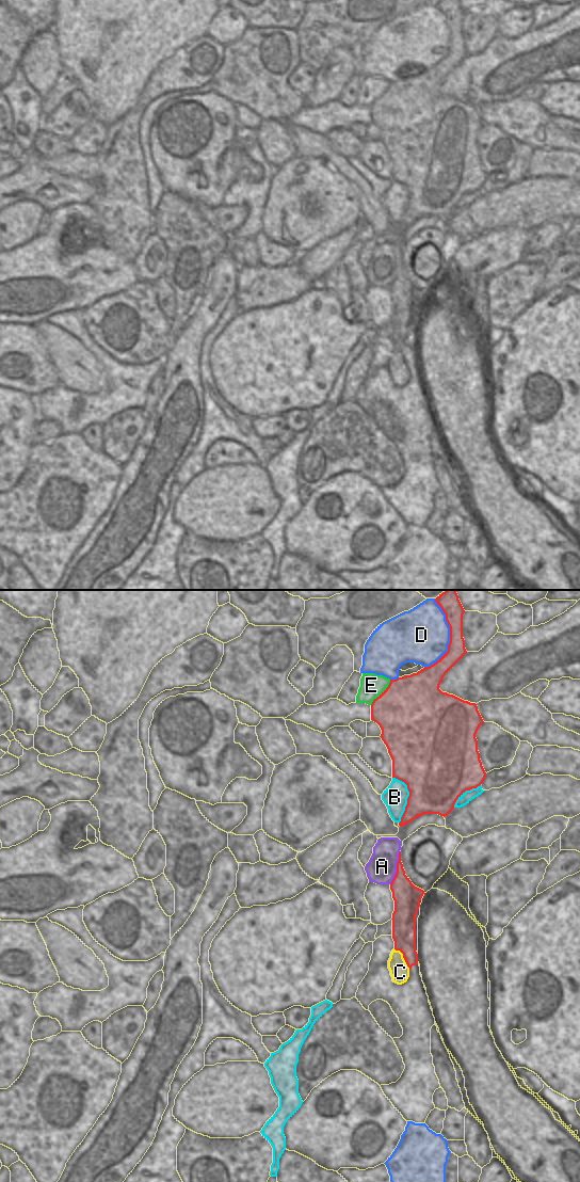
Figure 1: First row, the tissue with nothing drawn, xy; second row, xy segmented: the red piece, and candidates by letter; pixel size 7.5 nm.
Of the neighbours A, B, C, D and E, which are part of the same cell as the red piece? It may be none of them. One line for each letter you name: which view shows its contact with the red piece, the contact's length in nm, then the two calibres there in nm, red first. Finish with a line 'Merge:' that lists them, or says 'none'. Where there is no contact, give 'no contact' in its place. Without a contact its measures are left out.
C: meets red in xy; contact 200 nm long; 180 nm thick on the red side, 140 nm on the other
Merge: C

